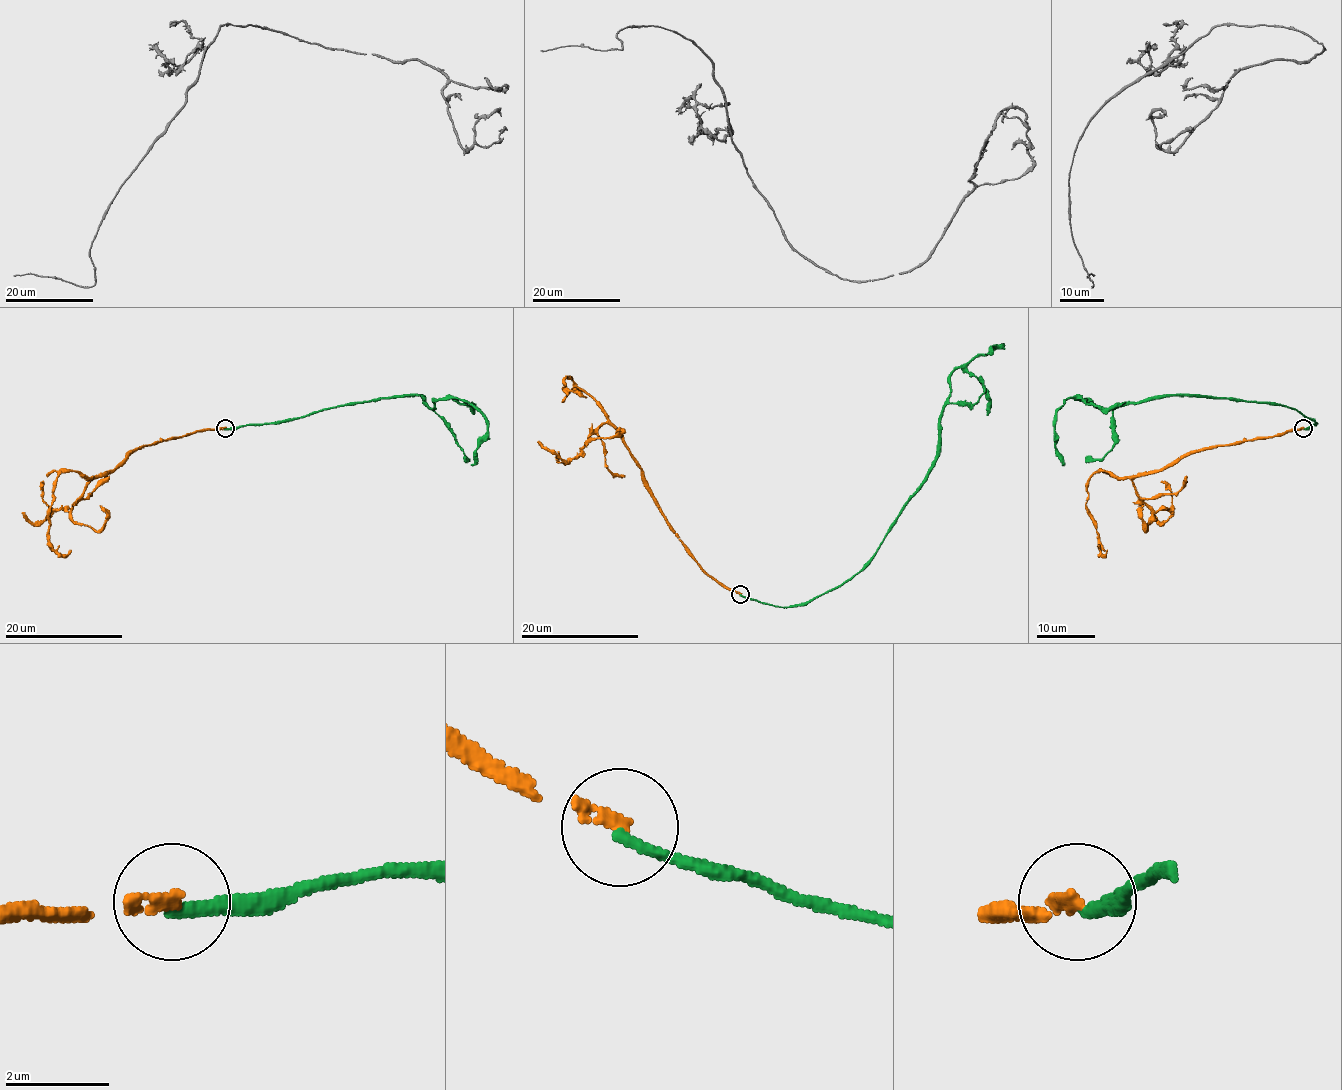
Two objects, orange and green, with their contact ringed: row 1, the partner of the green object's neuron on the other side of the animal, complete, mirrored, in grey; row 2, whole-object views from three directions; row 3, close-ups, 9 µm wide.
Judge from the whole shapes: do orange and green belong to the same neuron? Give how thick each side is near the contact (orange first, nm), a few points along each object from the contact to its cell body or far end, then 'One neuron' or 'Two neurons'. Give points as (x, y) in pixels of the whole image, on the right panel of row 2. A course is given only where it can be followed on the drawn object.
Thickness 220 nm (orange) against 220 nm. Course of orange: (1303, 428), (1199, 449), (1136, 475), (1098, 471), (1088, 482), (1088, 515), (1104, 554), (1107, 550). Course of green: (1303, 428), (1316, 424), (1291, 408), (1259, 402), (1175, 396), (1095, 408), (1068, 397), (1054, 422), (1063, 465). Two neurons

